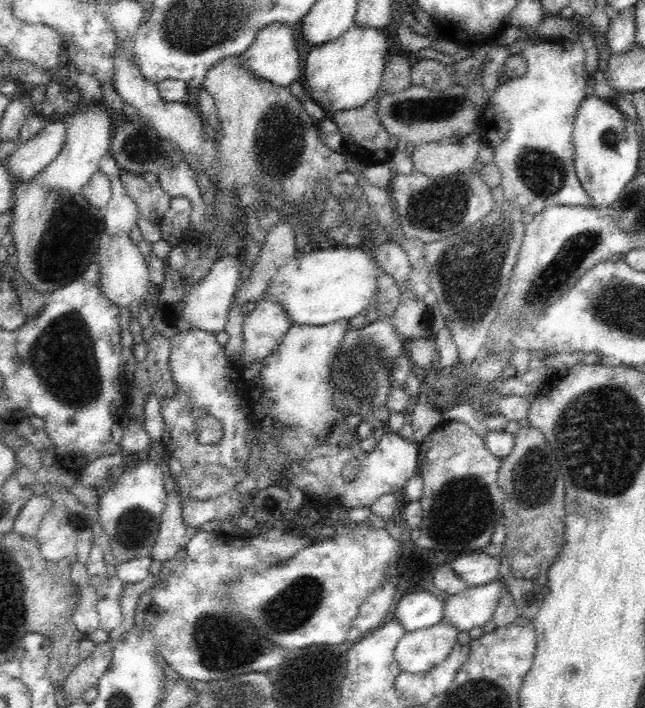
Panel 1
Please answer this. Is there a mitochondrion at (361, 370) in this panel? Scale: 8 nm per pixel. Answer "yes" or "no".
yes

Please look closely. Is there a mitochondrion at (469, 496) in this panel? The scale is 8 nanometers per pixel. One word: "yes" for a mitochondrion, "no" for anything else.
yes

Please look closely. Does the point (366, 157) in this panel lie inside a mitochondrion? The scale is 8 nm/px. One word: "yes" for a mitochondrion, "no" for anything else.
no

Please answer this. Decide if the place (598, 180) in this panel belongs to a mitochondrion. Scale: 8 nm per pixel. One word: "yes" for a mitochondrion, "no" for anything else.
no

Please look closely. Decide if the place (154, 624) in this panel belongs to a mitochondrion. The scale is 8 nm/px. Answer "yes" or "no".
no

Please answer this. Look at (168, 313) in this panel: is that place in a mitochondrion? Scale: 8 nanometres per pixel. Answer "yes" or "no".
no

